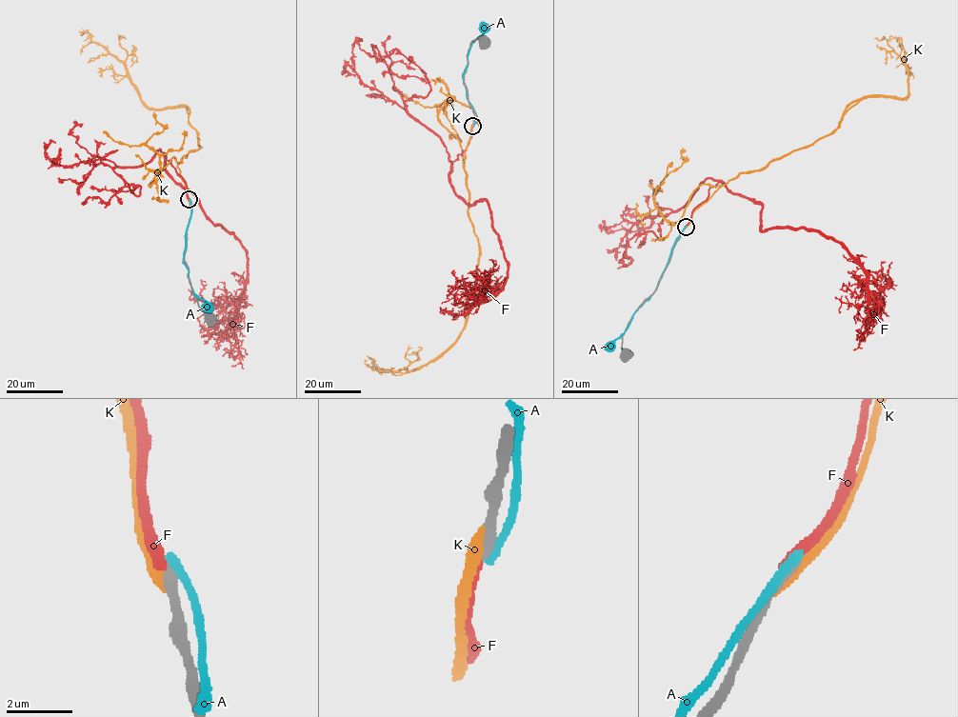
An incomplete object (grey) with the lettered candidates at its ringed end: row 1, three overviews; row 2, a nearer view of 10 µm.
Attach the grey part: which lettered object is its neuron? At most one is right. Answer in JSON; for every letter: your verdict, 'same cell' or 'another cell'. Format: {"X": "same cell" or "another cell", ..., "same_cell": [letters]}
{"A": "another cell", "F": "another cell", "K": "another cell", "same_cell": []}

